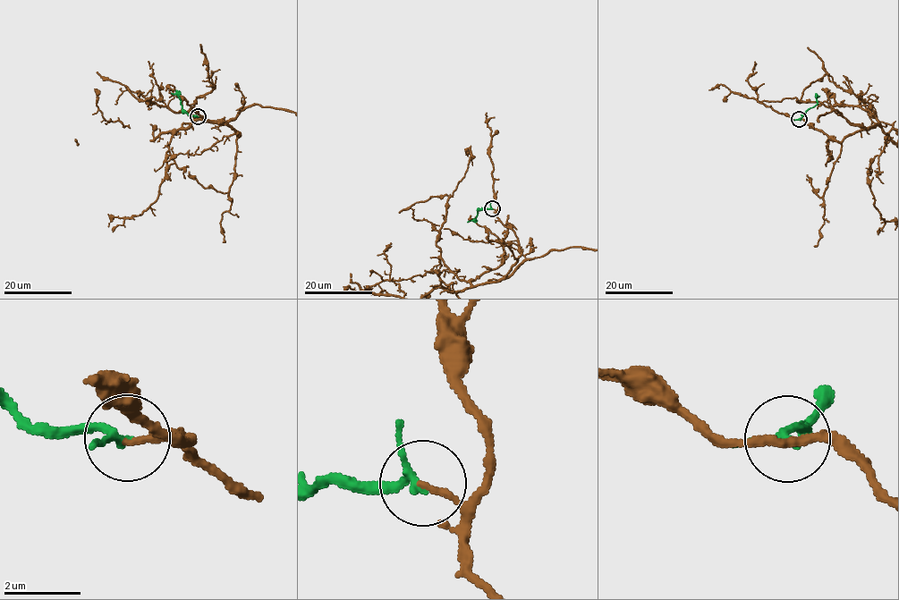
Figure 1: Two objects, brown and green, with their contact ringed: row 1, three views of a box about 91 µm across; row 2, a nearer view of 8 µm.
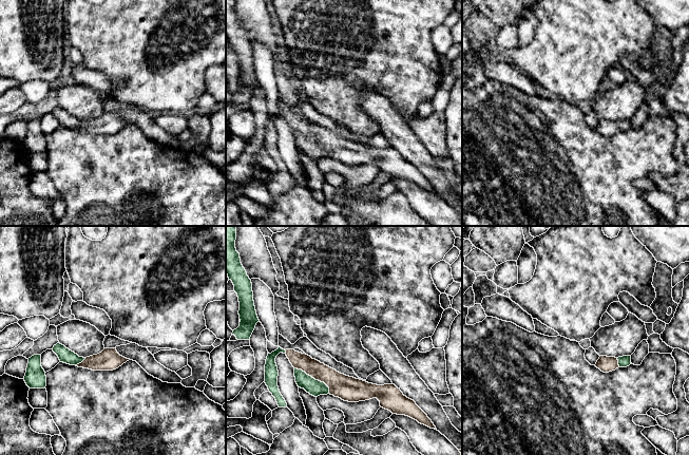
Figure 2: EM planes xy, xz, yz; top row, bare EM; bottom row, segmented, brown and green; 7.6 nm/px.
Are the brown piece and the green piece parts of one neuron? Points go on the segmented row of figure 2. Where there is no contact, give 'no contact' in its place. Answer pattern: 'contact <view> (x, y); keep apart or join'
contact xz (314, 378); join

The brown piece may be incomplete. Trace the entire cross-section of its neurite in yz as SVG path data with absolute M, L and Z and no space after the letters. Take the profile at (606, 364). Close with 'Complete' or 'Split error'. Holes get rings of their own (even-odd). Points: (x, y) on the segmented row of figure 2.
M600 356L595 366L604 373L615 371L618 367L627 367L631 364L631 356L607 357Z. Split error

